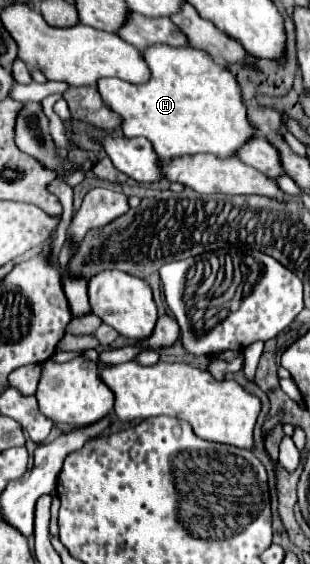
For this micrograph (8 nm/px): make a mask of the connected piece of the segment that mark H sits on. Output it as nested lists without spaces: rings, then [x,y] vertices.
[[[153,46],[141,52],[151,68],[151,80],[147,84],[129,84],[119,78],[101,78],[97,82],[99,94],[103,102],[117,112],[123,118],[123,134],[127,138],[145,136],[157,156],[161,160],[171,160],[177,156],[187,154],[199,154],[199,152],[211,152],[219,158],[233,158],[237,154],[237,148],[247,144],[253,136],[259,134],[259,130],[249,122],[247,108],[241,98],[241,88],[235,80],[235,76],[223,68],[217,60],[213,60],[209,54],[187,46],[187,48],[171,48],[171,46]]]

